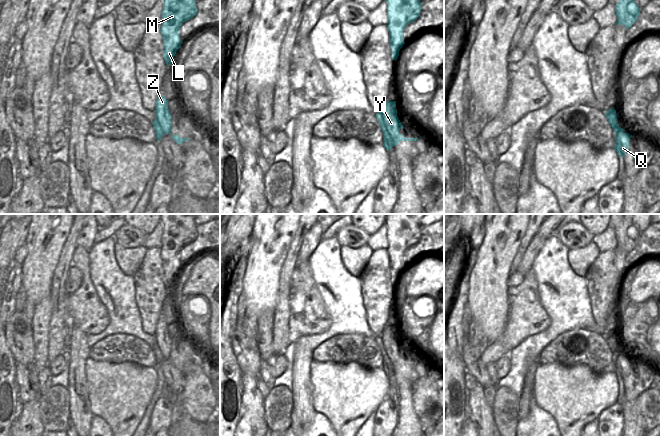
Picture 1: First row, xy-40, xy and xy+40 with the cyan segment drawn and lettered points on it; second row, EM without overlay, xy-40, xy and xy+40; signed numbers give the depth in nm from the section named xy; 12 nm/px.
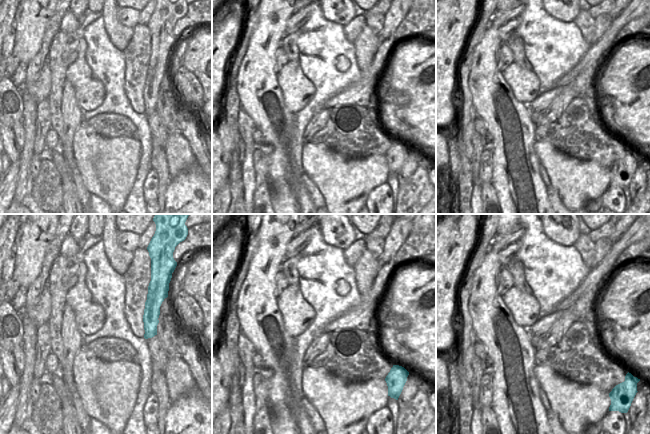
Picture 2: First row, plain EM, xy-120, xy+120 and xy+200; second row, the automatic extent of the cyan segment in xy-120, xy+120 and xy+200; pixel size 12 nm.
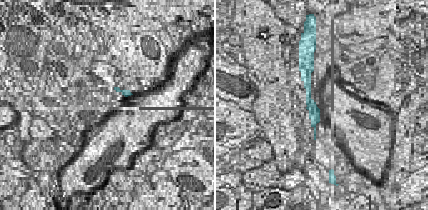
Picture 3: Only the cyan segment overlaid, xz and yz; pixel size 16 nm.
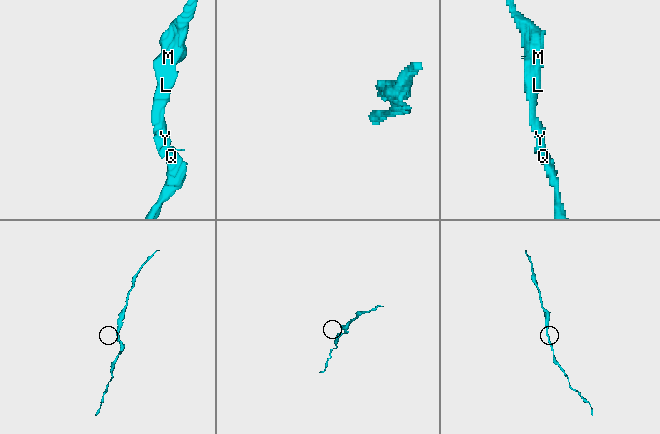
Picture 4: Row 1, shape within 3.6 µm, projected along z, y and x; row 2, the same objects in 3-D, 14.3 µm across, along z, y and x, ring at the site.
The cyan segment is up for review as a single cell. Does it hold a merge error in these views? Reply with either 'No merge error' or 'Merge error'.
No merge error.

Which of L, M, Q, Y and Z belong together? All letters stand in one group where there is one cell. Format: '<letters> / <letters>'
L M Q Y Z

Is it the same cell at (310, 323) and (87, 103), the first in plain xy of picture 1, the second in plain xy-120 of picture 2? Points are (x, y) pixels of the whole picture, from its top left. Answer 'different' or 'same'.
same

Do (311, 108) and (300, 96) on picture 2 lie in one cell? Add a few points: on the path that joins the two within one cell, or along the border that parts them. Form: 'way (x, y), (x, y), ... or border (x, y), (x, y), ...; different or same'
border (311, 81), (314, 95), (295, 113); different

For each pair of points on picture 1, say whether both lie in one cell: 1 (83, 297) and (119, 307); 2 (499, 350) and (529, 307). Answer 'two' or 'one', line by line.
1: two
2: one

